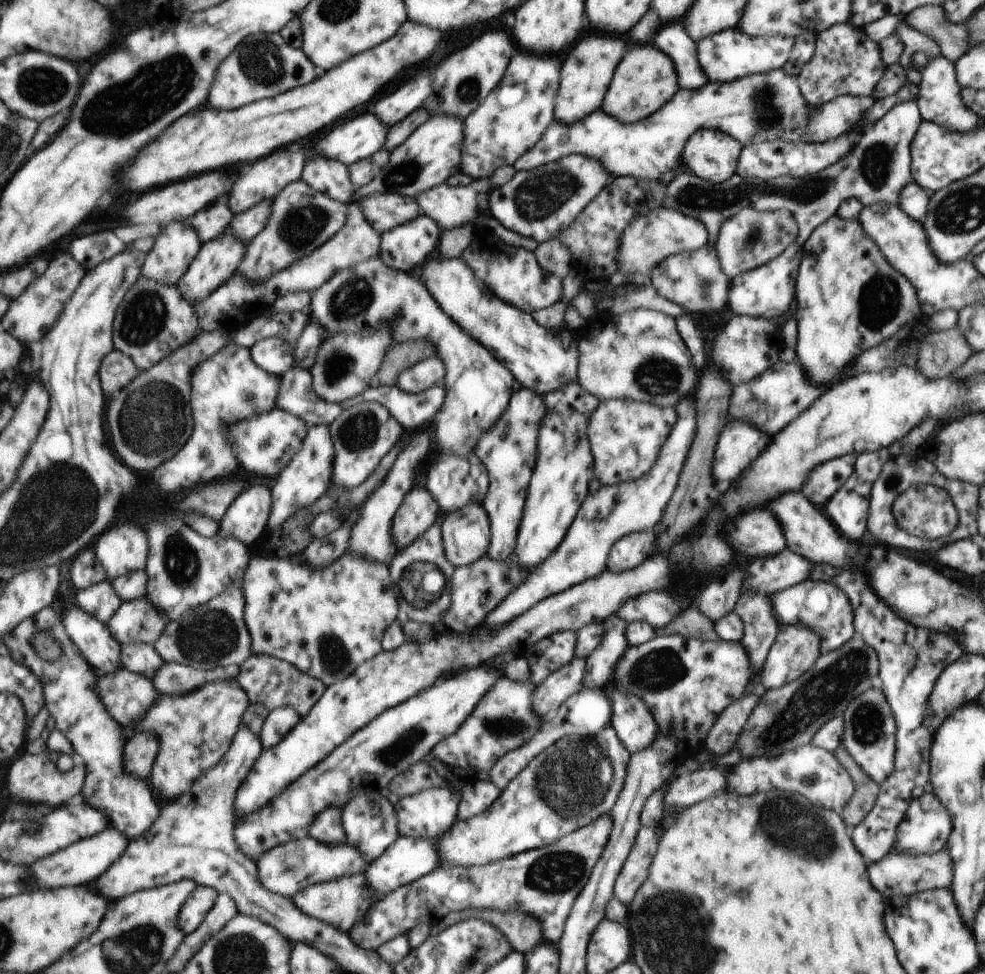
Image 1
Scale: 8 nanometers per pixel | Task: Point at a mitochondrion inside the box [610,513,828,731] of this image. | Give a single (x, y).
(664, 666)

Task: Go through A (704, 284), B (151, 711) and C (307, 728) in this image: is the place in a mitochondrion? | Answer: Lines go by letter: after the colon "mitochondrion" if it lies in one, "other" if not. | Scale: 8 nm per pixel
A: mitochondrion
B: other
C: other

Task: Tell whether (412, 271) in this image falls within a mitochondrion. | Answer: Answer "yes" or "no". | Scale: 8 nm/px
no

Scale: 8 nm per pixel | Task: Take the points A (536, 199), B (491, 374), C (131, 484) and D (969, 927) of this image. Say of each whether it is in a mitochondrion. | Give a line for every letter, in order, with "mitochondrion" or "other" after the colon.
A: mitochondrion
B: other
C: other
D: other

